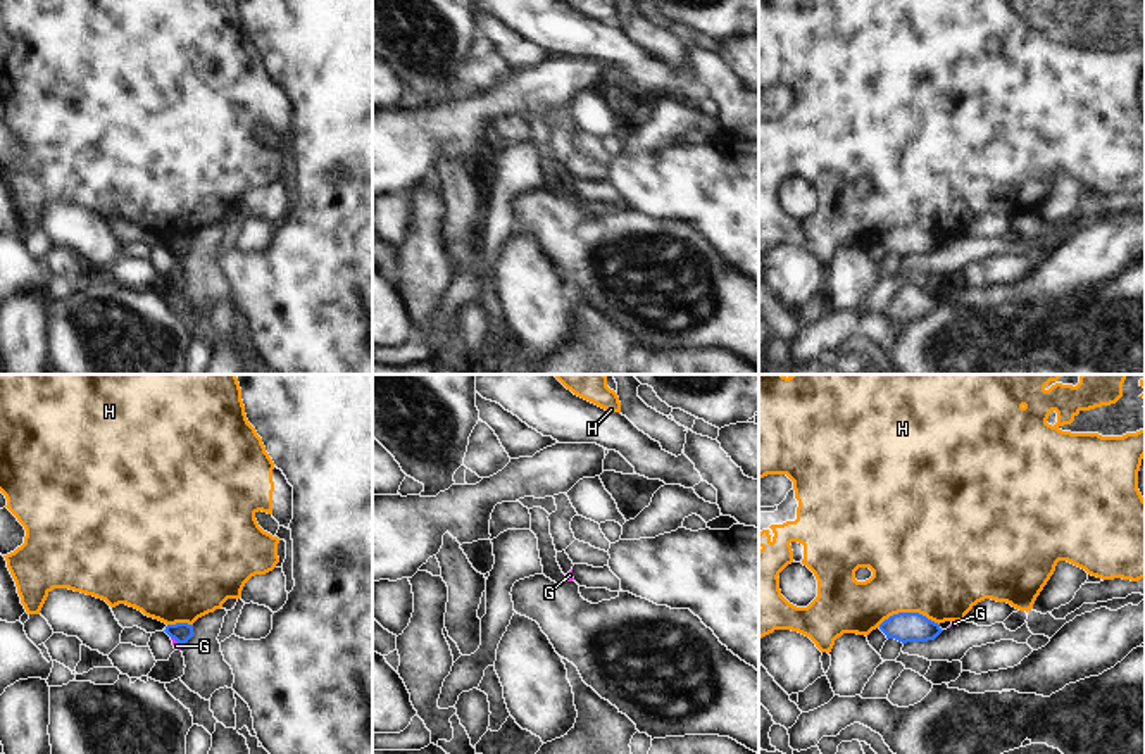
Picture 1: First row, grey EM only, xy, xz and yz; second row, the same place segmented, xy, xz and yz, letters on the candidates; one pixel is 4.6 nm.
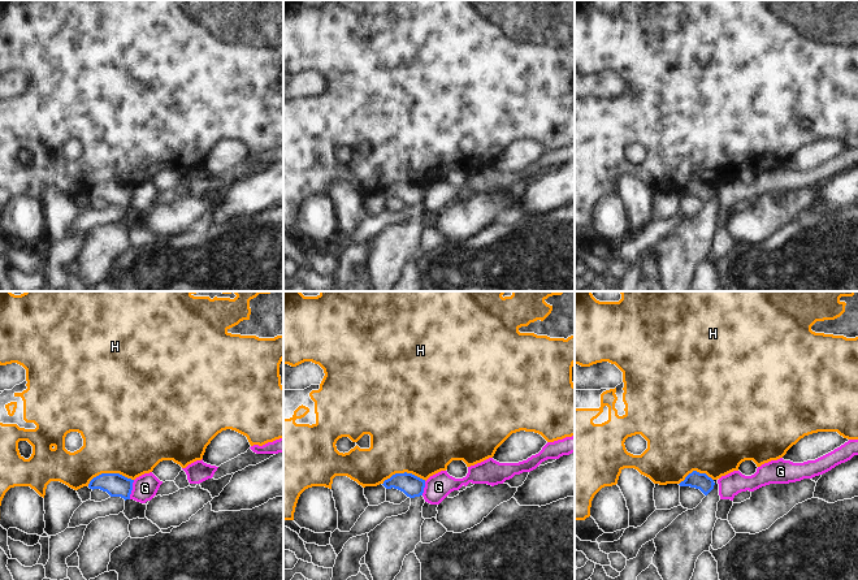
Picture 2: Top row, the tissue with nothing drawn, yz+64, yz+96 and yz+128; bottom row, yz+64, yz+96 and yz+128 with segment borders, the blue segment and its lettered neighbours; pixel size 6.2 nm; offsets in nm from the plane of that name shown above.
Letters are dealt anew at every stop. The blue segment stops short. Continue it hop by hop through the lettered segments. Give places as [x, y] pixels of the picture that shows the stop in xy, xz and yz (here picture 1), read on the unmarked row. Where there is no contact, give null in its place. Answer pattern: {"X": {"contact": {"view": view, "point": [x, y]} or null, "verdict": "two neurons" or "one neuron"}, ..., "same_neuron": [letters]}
{"G": {"contact": {"view": "xy", "point": [178, 256]}, "verdict": "two neurons"}, "H": {"contact": {"view": "yz", "point": [907, 226]}, "verdict": "two neurons"}, "same_neuron": []}

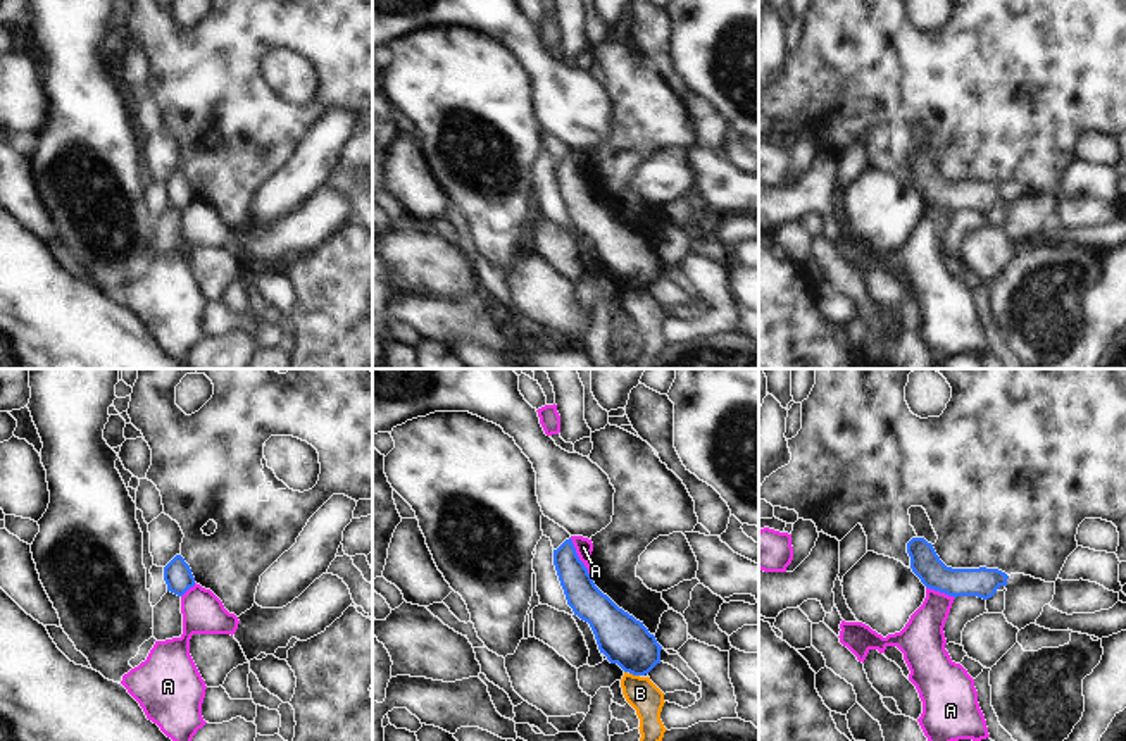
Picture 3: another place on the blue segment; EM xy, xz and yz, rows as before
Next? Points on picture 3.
{"A": {"contact": {"view": "xz", "point": [578, 171]}, "verdict": "two neurons"}, "B": {"contact": {"view": "xz", "point": [635, 288]}, "verdict": "two neurons"}, "same_neuron": []}

